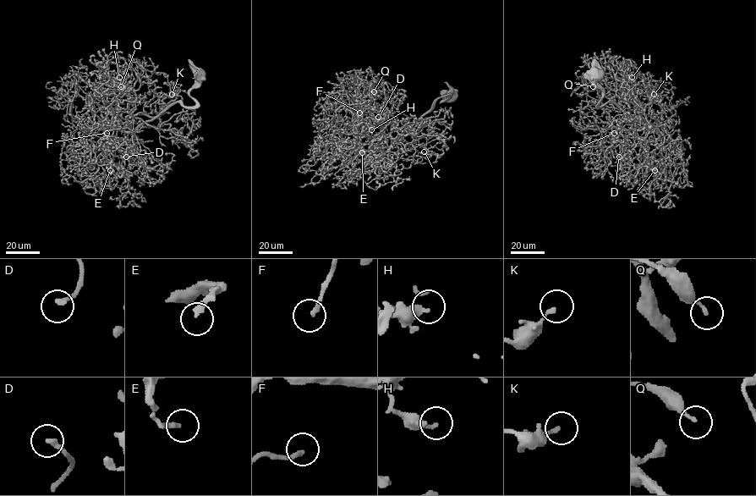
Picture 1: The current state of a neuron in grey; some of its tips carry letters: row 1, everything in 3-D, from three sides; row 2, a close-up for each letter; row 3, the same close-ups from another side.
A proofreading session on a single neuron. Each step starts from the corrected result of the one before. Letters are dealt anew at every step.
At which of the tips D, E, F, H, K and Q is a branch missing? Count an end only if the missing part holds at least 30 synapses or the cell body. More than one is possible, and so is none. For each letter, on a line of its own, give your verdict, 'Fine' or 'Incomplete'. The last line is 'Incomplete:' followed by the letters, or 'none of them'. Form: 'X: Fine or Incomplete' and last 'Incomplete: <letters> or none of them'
D: Fine
E: Fine
F: Fine
H: Fine
K: Fine
Q: Fine
Incomplete: none of them

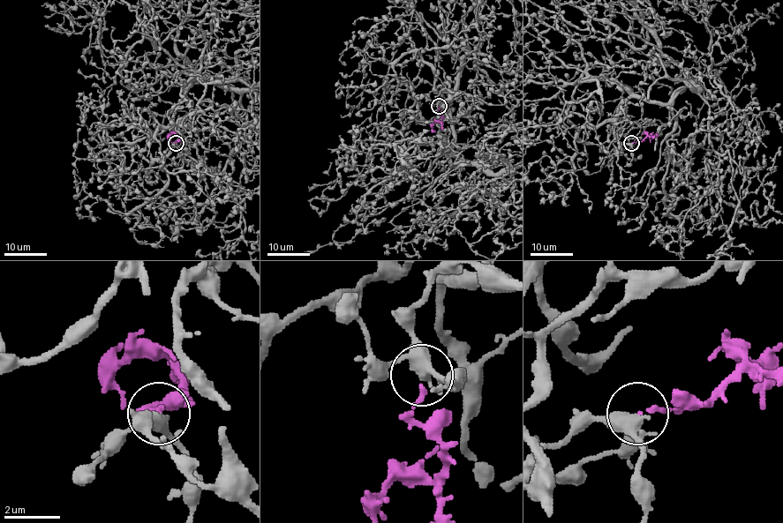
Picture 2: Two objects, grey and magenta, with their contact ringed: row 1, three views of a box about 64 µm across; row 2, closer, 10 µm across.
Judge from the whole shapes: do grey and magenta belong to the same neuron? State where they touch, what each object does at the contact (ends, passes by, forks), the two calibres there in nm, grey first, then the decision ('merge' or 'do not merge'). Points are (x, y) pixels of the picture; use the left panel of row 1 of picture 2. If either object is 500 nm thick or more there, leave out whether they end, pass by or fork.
(176, 143) | grey forks | magenta ends | 320/160 nm | do not merge

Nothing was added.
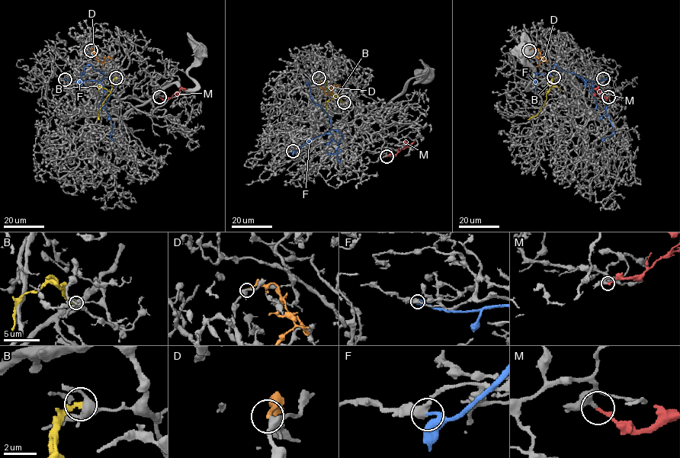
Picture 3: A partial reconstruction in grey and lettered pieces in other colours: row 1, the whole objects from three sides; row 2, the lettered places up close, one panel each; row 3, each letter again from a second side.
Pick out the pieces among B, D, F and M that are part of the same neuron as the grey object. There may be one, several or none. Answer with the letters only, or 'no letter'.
M

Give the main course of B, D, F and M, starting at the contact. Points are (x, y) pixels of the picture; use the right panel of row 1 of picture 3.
B: (553, 77), (544, 104), (536, 115), (527, 120)
D: (530, 50), (537, 48), (546, 62), (539, 58)
F: (602, 78), (594, 81), (582, 78), (604, 100), (605, 114), (613, 128), (610, 136), (601, 140)
M: (608, 97), (607, 100), (598, 88), (593, 89)

